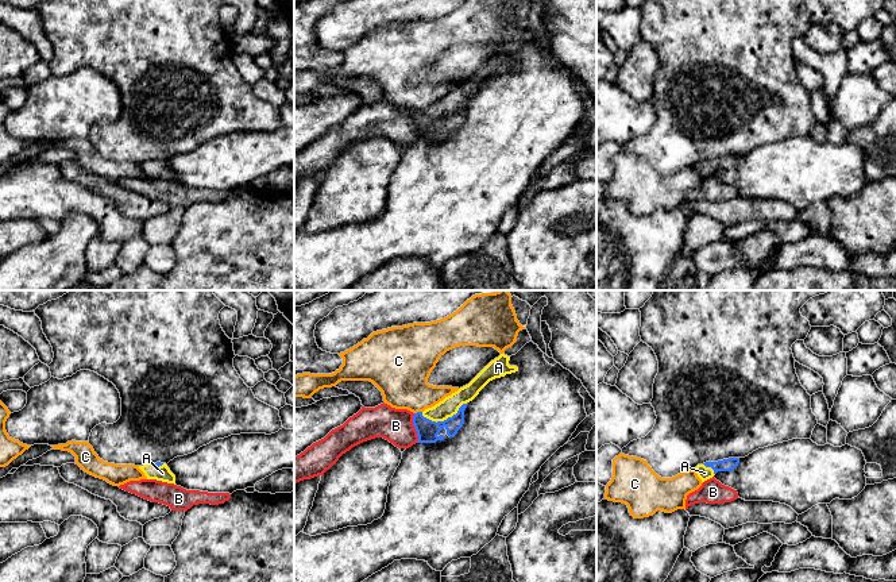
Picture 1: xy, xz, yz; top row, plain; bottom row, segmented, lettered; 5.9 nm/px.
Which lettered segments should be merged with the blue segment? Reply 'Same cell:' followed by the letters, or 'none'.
Same cell: A

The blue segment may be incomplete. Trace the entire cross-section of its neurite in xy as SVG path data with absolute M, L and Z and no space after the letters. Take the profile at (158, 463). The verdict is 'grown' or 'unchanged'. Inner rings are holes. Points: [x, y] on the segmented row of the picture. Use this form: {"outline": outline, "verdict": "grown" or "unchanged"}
{"outline": "M147 463L139 466L139 469L144 473L147 479L157 479L167 483L175 485L175 475L170 471L166 463Z", "verdict": "grown"}

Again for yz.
{"outline": "M729 458L718 462L706 462L703 465L698 465L694 470L702 482L712 478L718 471L731 471L739 463L738 458Z", "verdict": "grown"}

